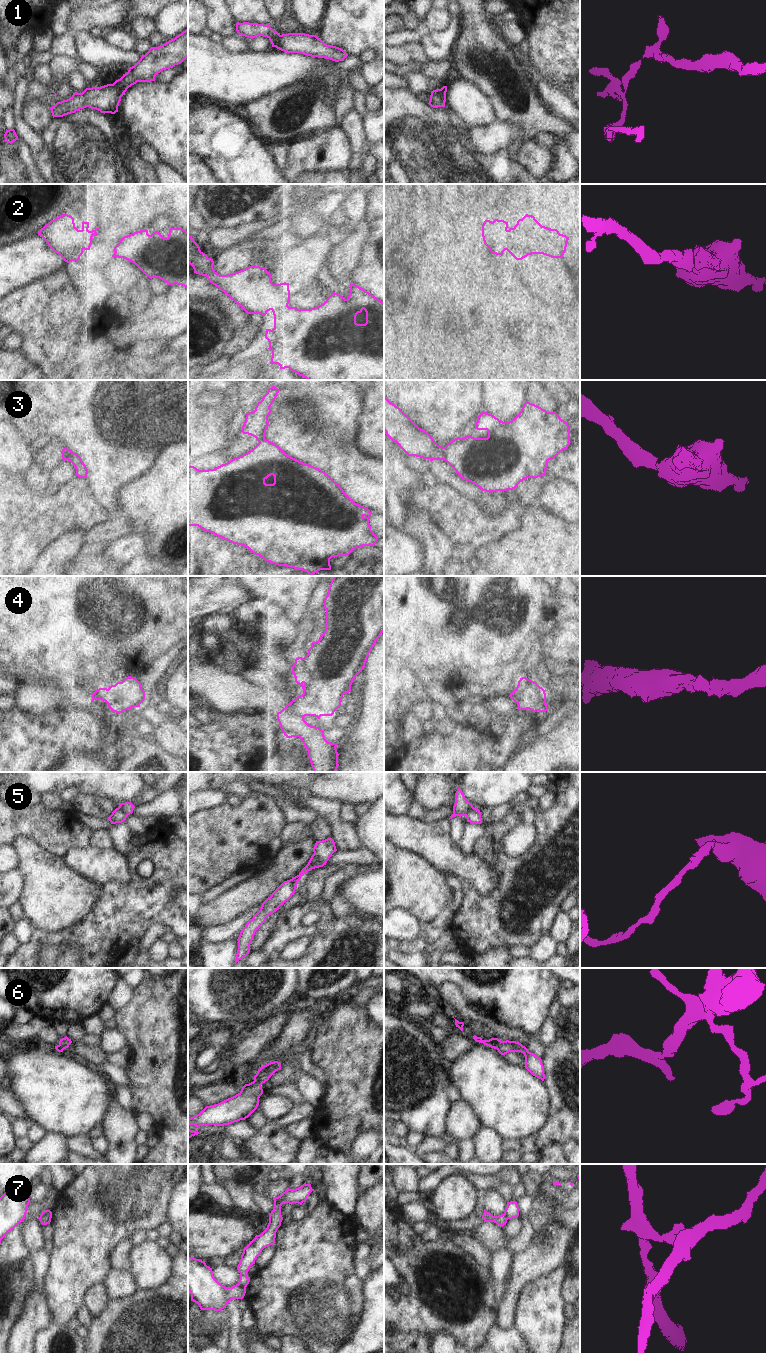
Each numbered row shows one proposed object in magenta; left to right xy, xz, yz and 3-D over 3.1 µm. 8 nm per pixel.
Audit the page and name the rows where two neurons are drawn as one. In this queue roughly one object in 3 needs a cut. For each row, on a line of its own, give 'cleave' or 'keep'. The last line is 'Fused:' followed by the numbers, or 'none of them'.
1: keep
2: keep
3: cleave
4: cleave
5: cleave
6: keep
7: cleave
Fused: 3, 4, 5, 7

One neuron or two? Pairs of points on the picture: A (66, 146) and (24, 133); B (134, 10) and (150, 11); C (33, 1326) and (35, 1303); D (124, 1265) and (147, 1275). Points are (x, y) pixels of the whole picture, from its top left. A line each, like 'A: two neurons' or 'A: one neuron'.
A: two neurons
B: one neuron
C: one neuron
D: two neurons

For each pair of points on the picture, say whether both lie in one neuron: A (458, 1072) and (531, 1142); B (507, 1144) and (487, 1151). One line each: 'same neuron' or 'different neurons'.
A: different neurons
B: different neurons

